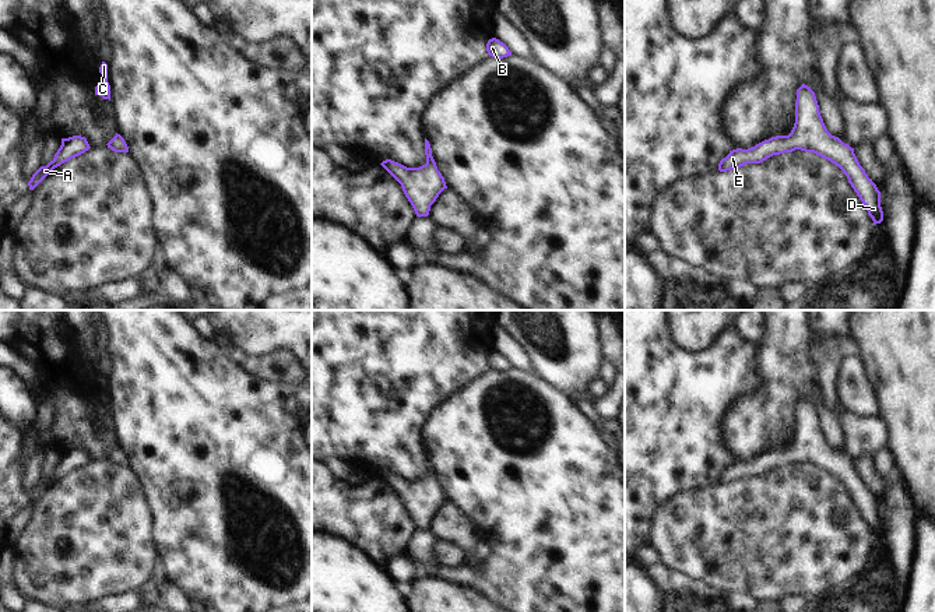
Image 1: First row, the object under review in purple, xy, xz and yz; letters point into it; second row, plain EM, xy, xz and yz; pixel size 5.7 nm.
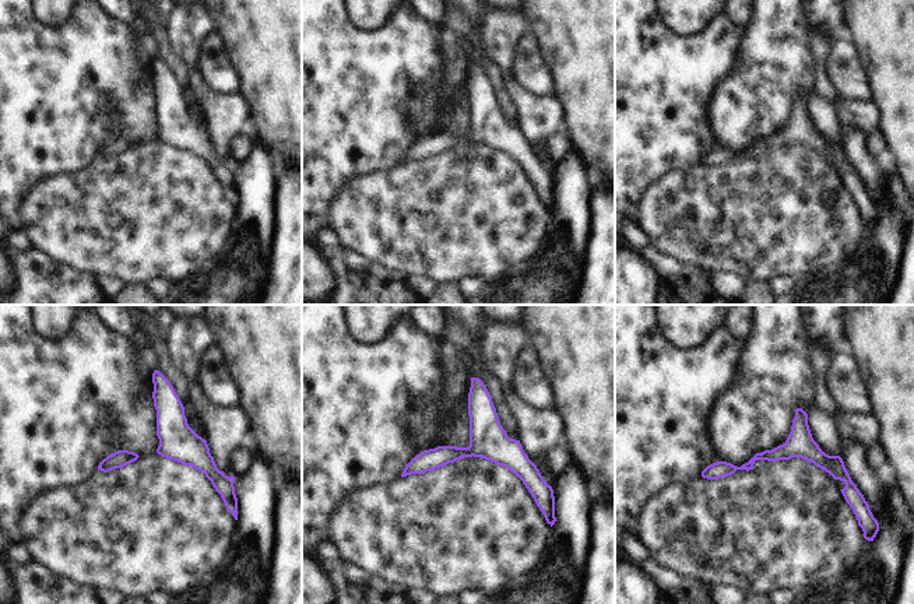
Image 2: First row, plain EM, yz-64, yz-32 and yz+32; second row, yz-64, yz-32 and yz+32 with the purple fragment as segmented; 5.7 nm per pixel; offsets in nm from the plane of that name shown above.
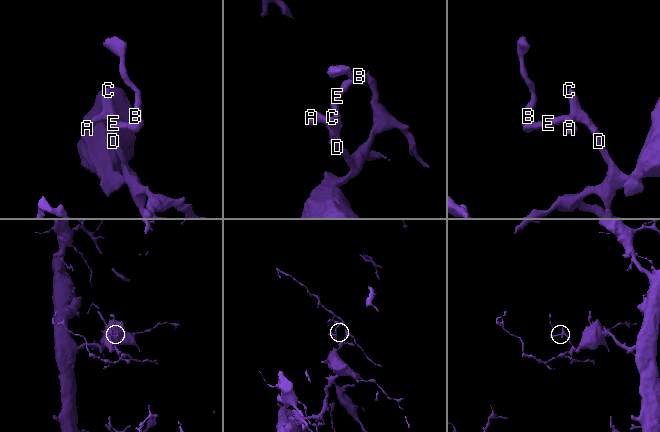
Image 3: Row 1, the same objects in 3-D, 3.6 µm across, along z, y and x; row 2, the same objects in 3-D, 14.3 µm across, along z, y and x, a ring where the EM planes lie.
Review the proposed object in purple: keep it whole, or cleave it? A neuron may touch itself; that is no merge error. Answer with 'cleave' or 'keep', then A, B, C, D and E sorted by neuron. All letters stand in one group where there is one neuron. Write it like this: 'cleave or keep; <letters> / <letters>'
keep; A B C D E

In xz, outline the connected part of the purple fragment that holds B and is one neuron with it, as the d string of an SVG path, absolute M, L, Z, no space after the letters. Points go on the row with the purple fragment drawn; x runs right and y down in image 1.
M492 38L488 41L486 52L489 56L495 59L503 59L503 57L512 56L512 52L509 50L509 48L496 38Z

